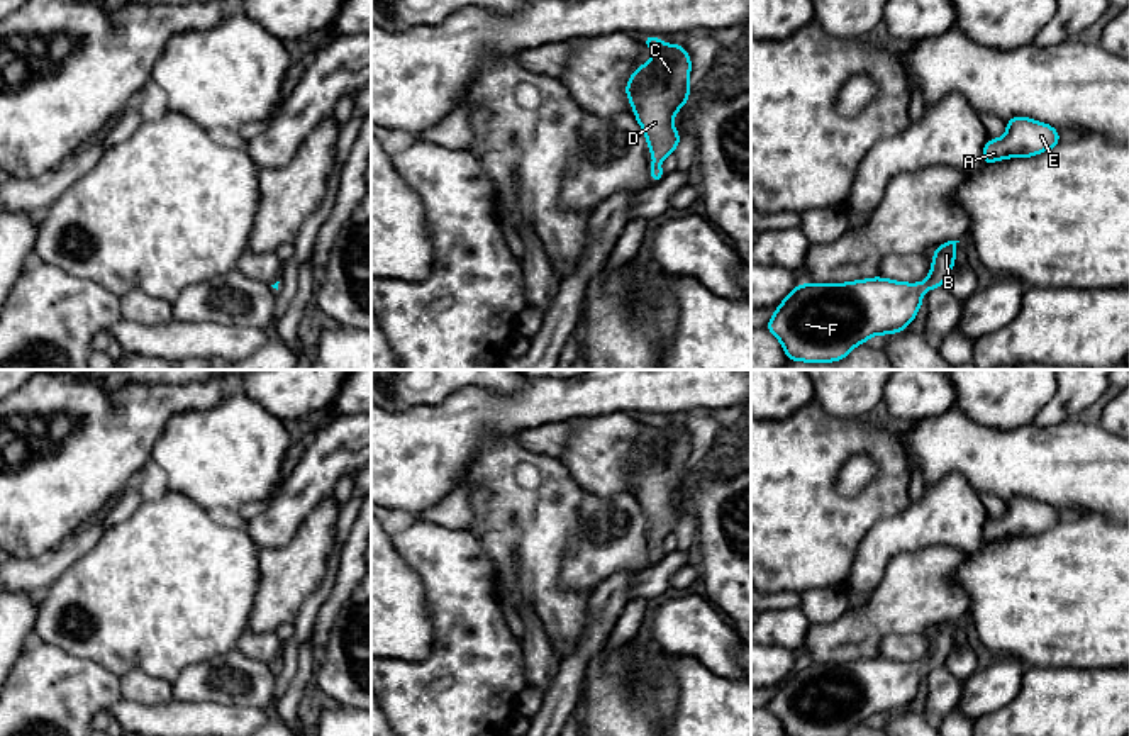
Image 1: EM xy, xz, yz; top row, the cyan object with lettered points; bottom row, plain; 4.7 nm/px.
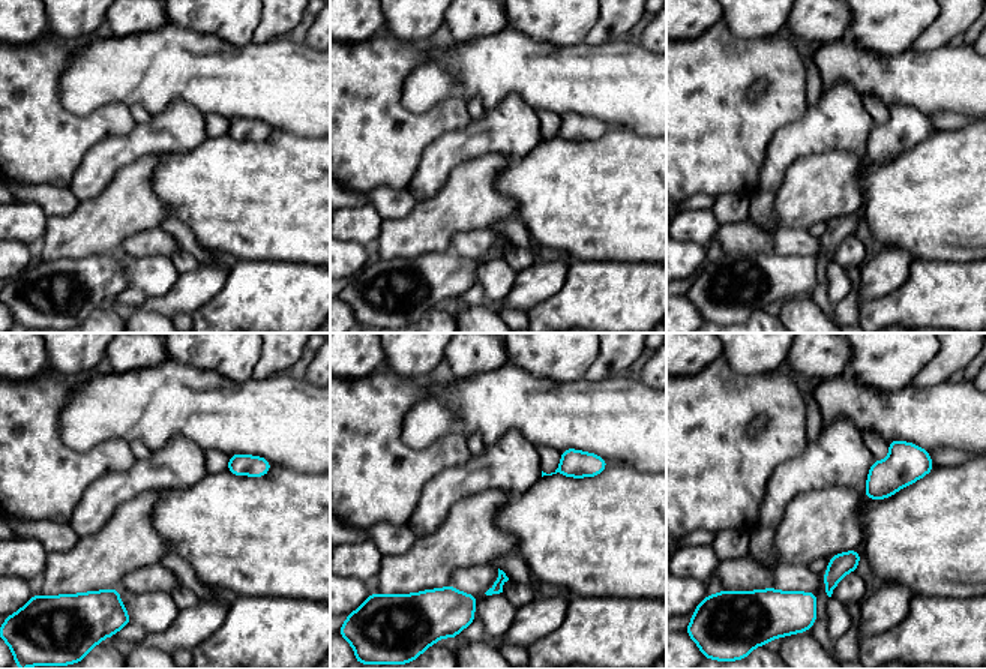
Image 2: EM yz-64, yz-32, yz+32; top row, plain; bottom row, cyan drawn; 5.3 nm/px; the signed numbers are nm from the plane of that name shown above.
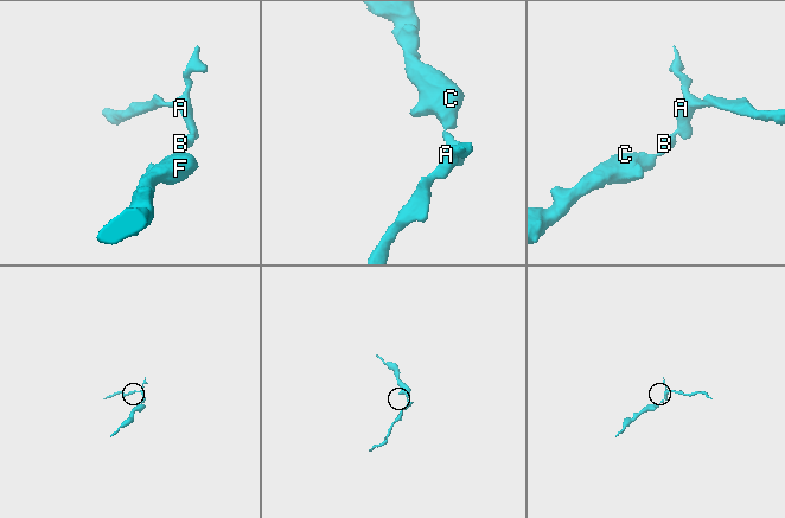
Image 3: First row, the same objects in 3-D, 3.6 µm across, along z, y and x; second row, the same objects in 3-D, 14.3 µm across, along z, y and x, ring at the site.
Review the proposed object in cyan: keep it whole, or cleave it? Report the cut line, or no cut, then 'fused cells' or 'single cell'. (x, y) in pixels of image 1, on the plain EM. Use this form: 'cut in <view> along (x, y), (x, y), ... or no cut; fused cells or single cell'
no cut; single cell

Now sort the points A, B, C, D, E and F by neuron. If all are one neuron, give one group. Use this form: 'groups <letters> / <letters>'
groups A B C D E F

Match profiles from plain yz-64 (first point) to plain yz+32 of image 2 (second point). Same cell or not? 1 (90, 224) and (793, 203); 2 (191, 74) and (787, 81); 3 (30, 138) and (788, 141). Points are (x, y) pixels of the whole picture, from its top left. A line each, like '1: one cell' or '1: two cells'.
1: one cell
2: two cells
3: two cells

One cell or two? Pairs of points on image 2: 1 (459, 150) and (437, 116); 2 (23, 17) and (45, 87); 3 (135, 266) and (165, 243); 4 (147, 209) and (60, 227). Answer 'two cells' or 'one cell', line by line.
1: two cells
2: two cells
3: two cells
4: one cell

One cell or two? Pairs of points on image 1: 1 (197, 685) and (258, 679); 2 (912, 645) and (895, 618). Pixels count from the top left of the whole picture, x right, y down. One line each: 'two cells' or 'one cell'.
1: one cell
2: two cells

